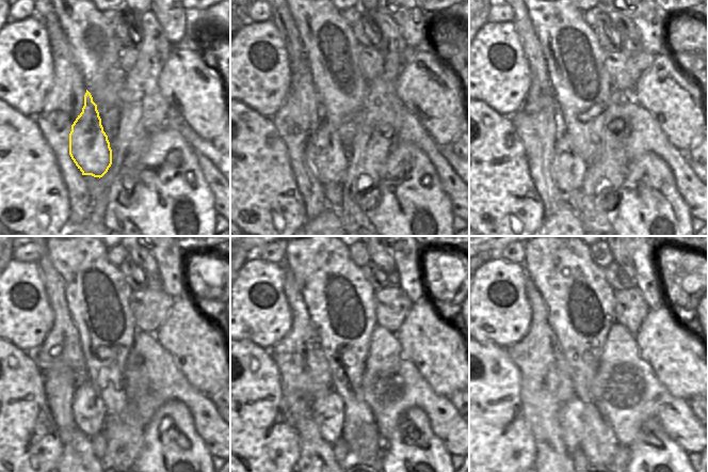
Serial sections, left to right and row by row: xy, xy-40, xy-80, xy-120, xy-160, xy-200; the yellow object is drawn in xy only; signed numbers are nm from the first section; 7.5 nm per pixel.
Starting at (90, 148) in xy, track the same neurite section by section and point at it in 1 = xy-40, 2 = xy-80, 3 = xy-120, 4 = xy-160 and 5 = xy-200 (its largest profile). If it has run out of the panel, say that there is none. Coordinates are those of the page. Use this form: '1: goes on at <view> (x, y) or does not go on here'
1: goes on at xy-40 (328, 157)
2: goes on at xy-80 (568, 168)
3: goes on at xy-120 (89, 408)
4: goes on at xy-160 (327, 410)
5: goes on at xy-200 (572, 413)

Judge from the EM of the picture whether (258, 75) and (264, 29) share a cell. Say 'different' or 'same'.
same

